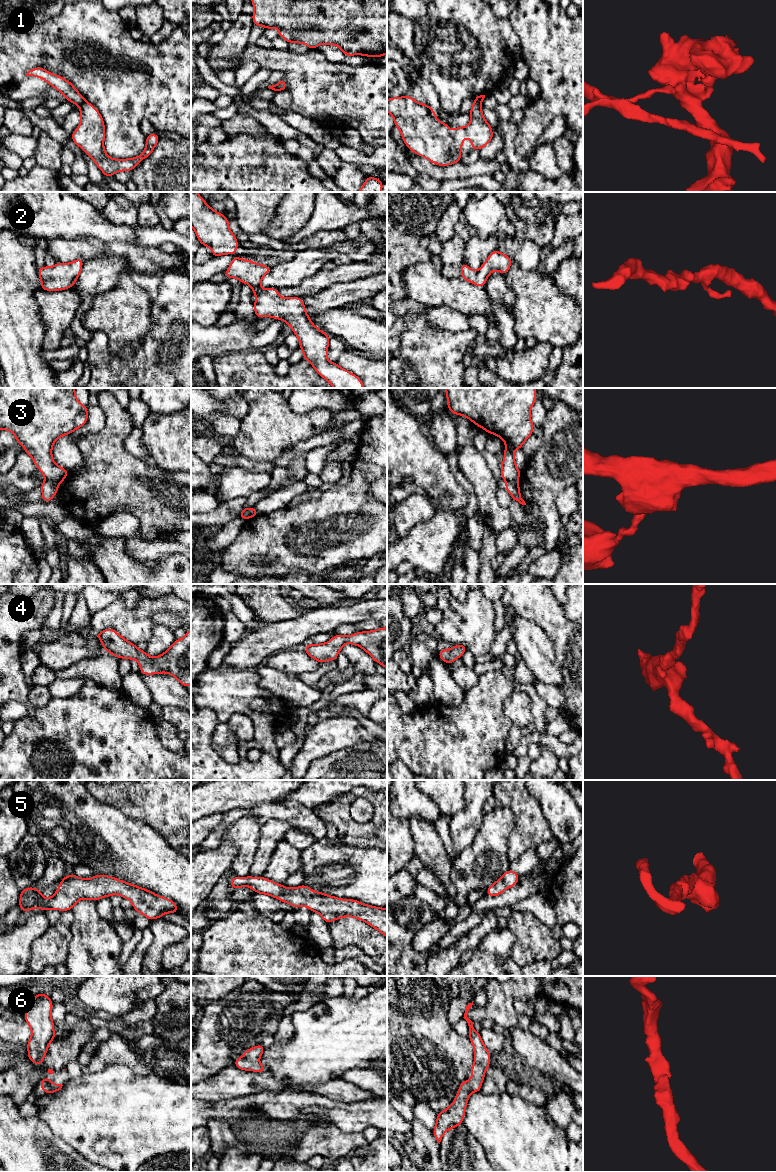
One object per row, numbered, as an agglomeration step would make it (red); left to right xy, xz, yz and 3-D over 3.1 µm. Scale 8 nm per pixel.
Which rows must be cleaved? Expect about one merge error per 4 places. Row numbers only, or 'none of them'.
1, 3

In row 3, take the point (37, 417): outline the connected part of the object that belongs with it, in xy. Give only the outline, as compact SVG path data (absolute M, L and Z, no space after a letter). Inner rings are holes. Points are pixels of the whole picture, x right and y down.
M0 388L0 431L11 431L15 435L16 442L25 447L23 453L31 456L45 479L57 485L65 480L68 470L54 462L52 458L53 444L63 435L71 434L84 426L87 419L88 407L78 401L75 388Z

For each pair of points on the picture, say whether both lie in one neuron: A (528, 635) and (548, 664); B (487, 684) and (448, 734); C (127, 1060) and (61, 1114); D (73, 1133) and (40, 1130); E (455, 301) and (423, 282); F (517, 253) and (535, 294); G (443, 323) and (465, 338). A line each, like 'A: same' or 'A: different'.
A: same
B: same
C: different
D: different
E: same
F: different
G: different

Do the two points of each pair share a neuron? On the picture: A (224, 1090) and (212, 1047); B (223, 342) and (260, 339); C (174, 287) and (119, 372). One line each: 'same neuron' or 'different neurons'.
A: different neurons
B: same neuron
C: same neuron

